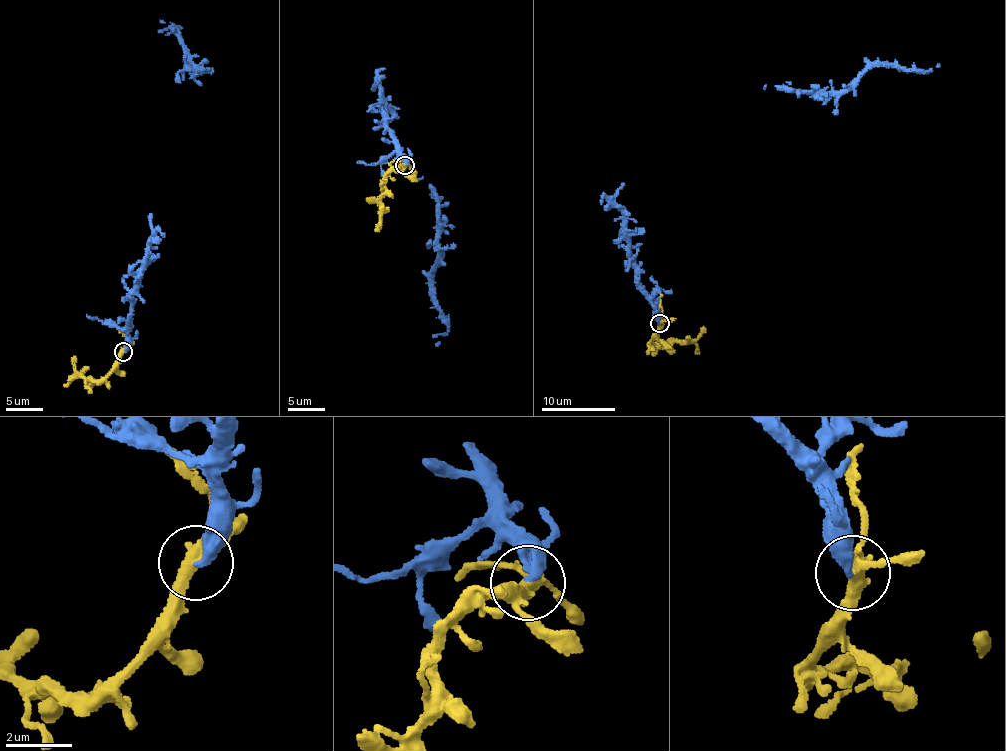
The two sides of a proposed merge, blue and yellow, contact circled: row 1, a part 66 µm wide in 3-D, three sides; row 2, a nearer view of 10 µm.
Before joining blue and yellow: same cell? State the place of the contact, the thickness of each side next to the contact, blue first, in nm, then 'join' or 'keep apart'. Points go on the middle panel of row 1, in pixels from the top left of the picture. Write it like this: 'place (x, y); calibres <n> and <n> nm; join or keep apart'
place (404, 165); calibres 320 and 320 nm; join

